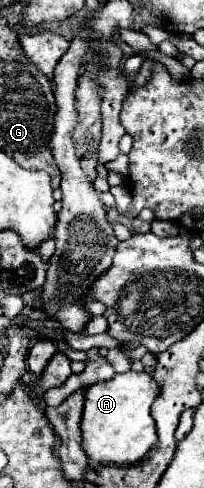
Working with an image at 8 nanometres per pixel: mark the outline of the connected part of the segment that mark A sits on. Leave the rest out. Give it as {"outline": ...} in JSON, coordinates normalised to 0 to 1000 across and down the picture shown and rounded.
{"outline":[[[623,760],[534,781],[456,785],[417,797],[417,838],[397,859],[407,924],[446,945],[632,953],[701,941],[770,908],[760,863],[730,846],[779,793],[730,764]]]}

